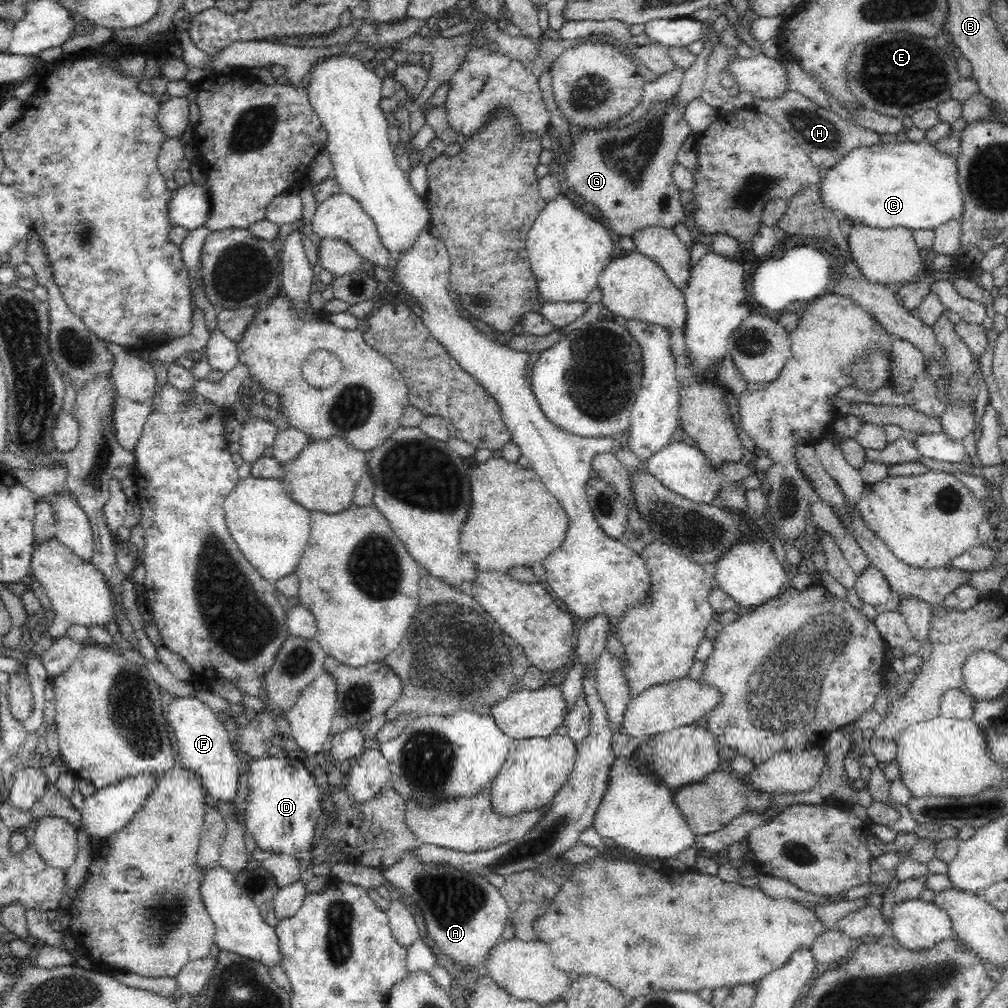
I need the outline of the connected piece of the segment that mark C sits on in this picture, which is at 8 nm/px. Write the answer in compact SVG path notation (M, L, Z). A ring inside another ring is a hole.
M926 140L895 144L878 142L869 147L850 150L842 160L822 171L818 197L822 205L838 213L841 220L850 220L852 224L864 224L879 230L897 227L910 231L933 230L950 220L961 221L962 217L962 195L958 189L956 161L938 153L934 145Z

